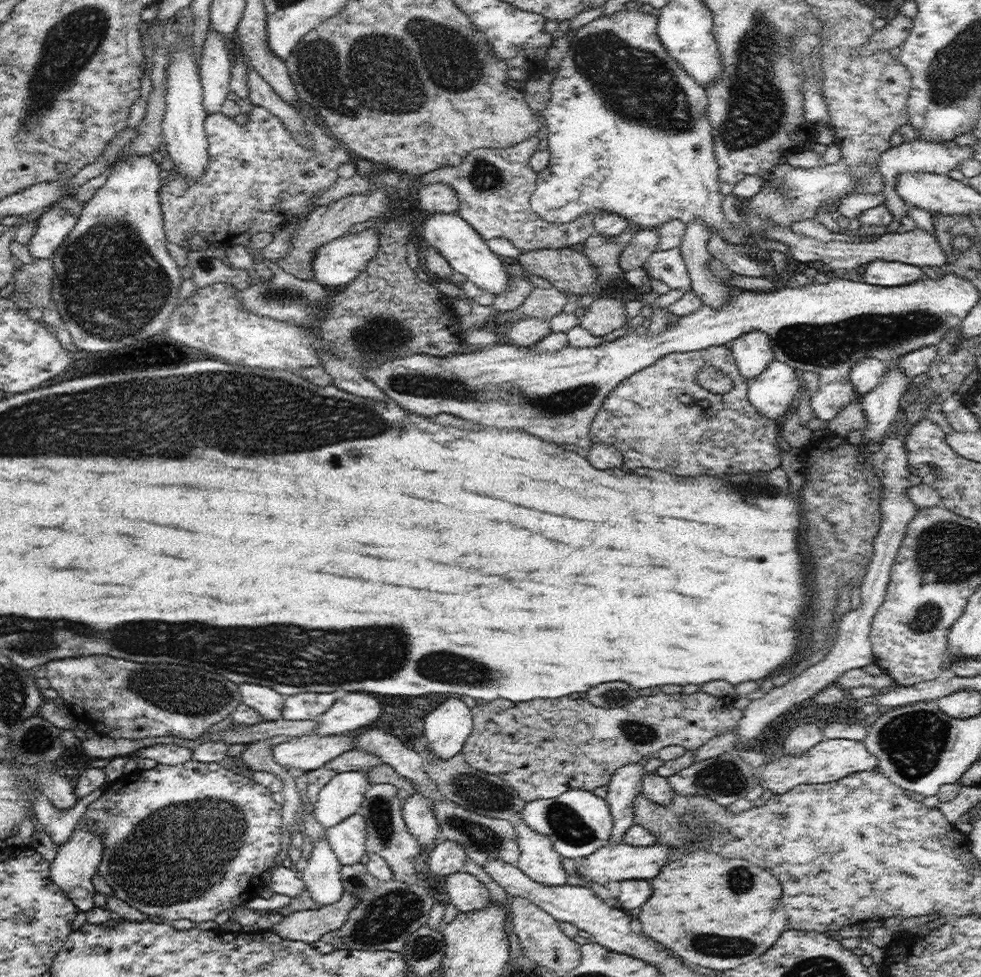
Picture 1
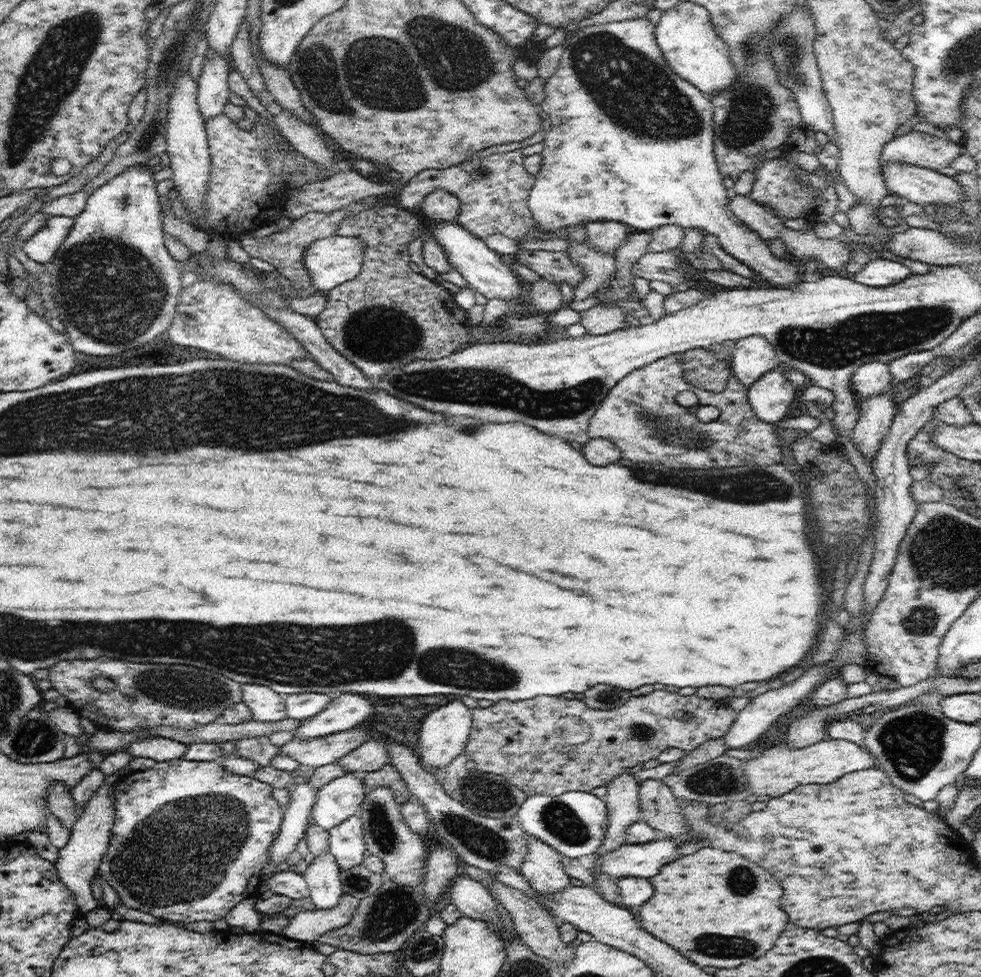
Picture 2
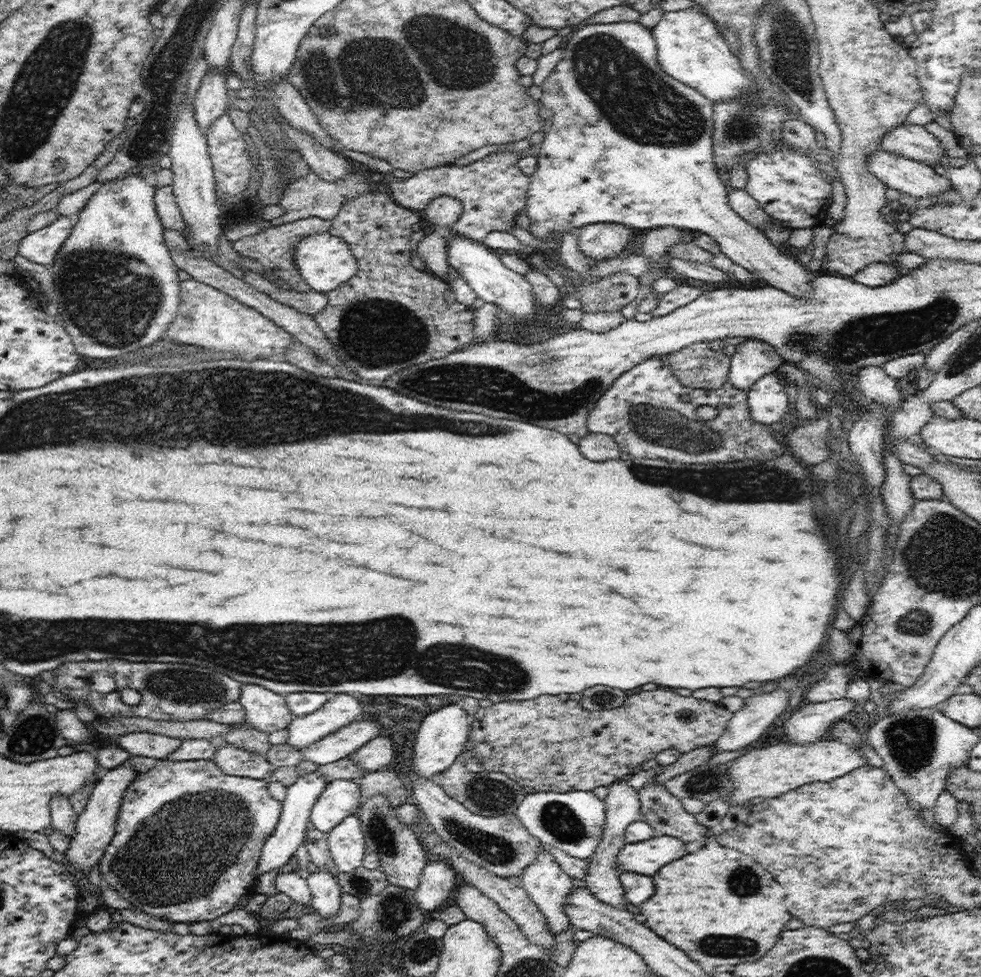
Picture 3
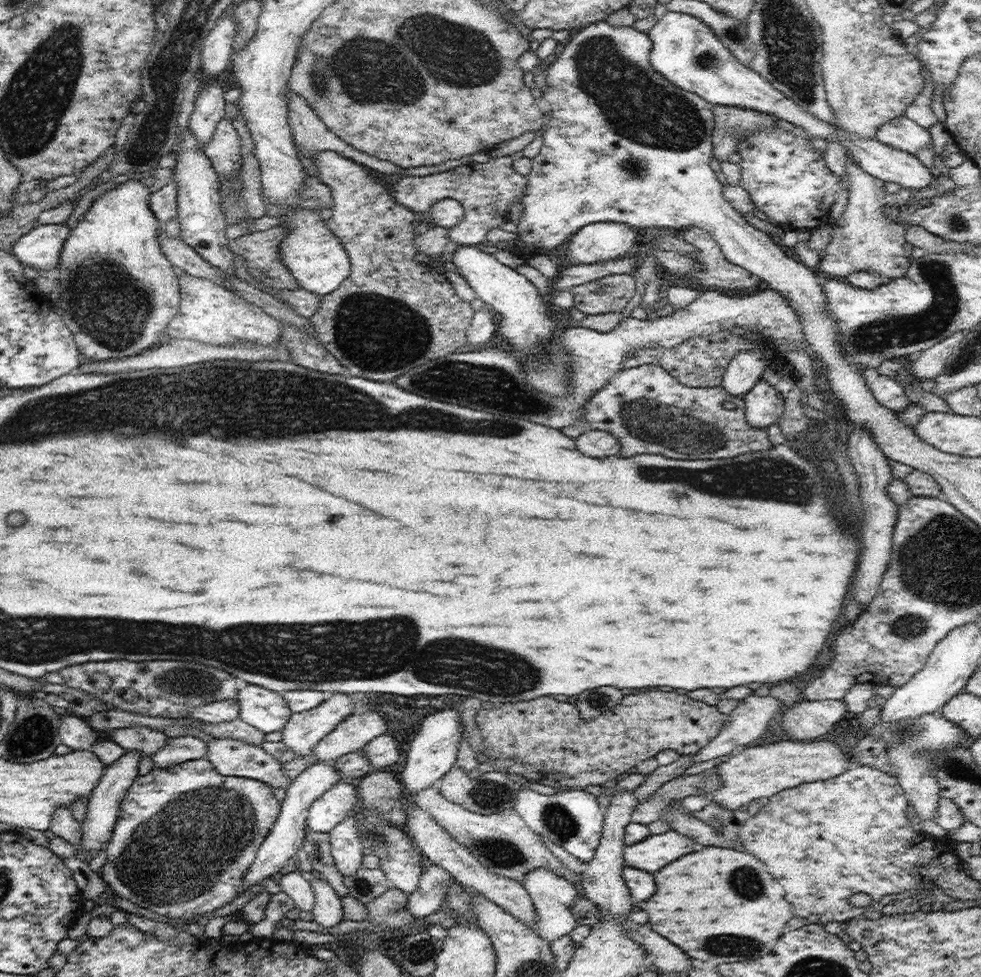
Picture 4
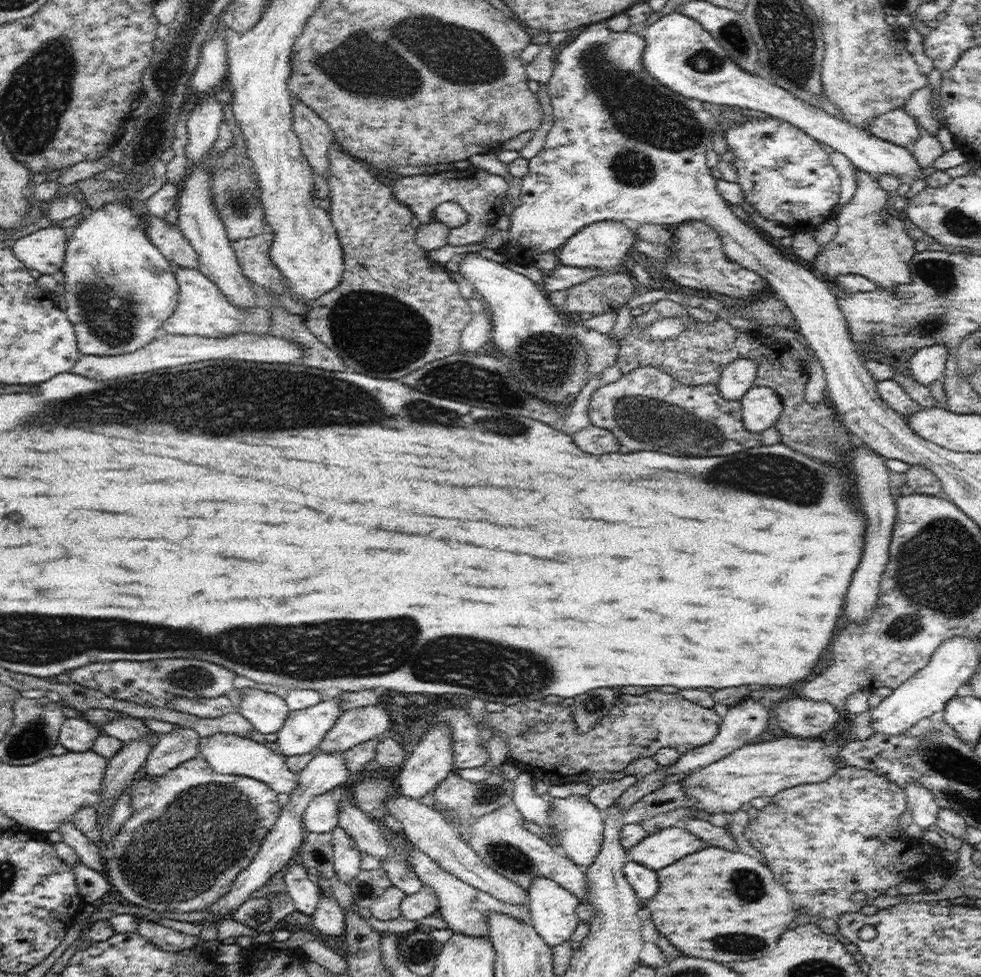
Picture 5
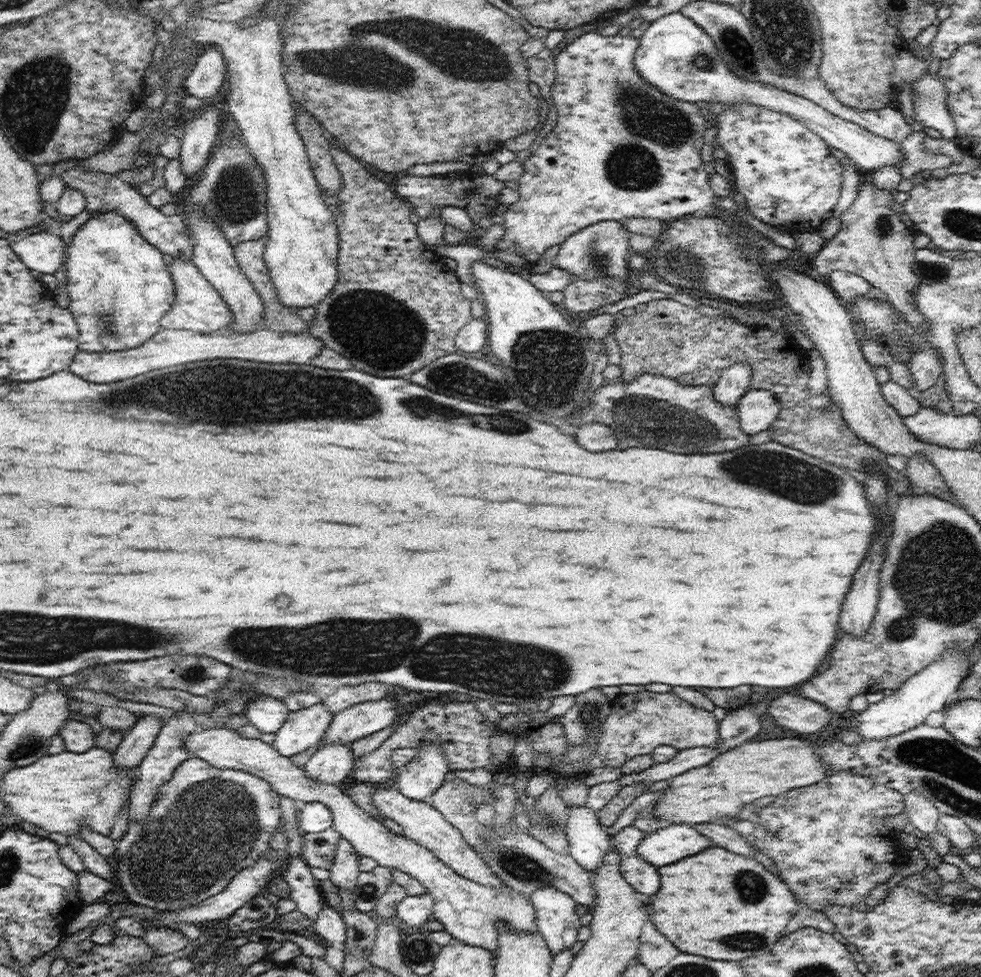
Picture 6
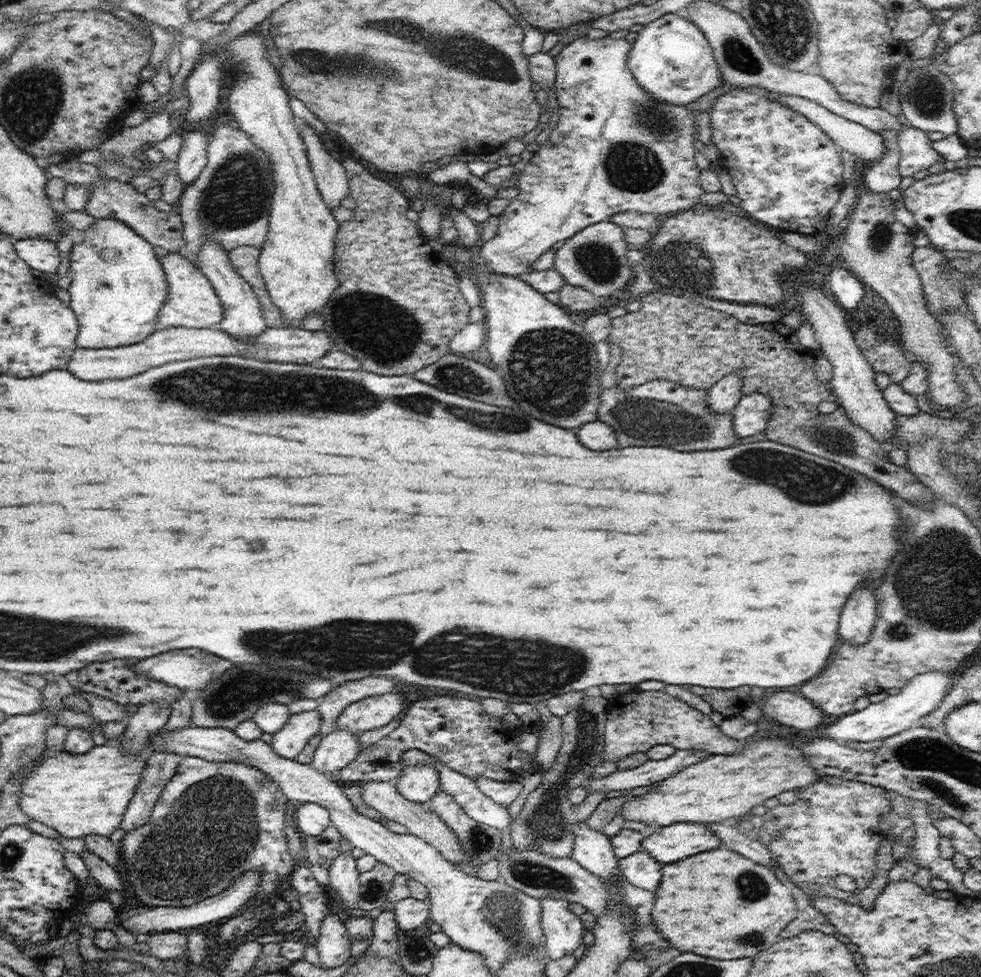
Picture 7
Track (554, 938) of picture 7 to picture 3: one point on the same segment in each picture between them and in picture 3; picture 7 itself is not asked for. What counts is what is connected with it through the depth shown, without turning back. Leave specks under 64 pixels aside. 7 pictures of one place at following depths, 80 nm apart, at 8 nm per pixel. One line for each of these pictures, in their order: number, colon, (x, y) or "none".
3: (545, 882)
4: (552, 895)
5: (552, 908)
6: (557, 921)

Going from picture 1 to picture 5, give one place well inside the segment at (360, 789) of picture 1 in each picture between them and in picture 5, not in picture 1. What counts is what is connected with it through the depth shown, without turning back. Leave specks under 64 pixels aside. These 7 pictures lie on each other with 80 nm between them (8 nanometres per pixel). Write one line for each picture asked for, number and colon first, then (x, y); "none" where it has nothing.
2: (342, 797)
3: (341, 798)
4: (326, 812)
5: (321, 815)

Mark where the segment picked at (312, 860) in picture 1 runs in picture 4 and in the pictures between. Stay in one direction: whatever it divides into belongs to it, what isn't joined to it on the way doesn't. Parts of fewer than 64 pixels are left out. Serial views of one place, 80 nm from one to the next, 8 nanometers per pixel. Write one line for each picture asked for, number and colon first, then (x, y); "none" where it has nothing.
2: (323, 879)
3: (326, 892)
4: (327, 910)

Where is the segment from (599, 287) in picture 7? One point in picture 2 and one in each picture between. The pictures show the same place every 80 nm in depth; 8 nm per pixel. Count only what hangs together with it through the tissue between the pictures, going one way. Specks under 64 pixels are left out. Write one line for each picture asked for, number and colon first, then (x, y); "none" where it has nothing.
2: (605, 235)
3: (601, 240)
4: (600, 241)
5: (602, 245)
6: (600, 250)

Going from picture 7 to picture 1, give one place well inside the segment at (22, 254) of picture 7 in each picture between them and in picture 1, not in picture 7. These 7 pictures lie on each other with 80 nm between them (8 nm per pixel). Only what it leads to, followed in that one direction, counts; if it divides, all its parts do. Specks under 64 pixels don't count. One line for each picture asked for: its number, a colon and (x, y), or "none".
1: (53, 226)
2: (41, 247)
3: (41, 246)
4: (41, 247)
5: (43, 251)
6: (43, 253)

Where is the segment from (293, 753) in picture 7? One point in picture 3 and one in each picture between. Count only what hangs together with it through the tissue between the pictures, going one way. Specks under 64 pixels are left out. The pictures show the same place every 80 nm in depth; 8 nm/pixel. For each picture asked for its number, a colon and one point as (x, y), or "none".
3: (341, 709)
4: (303, 730)
5: (302, 732)
6: (302, 729)

